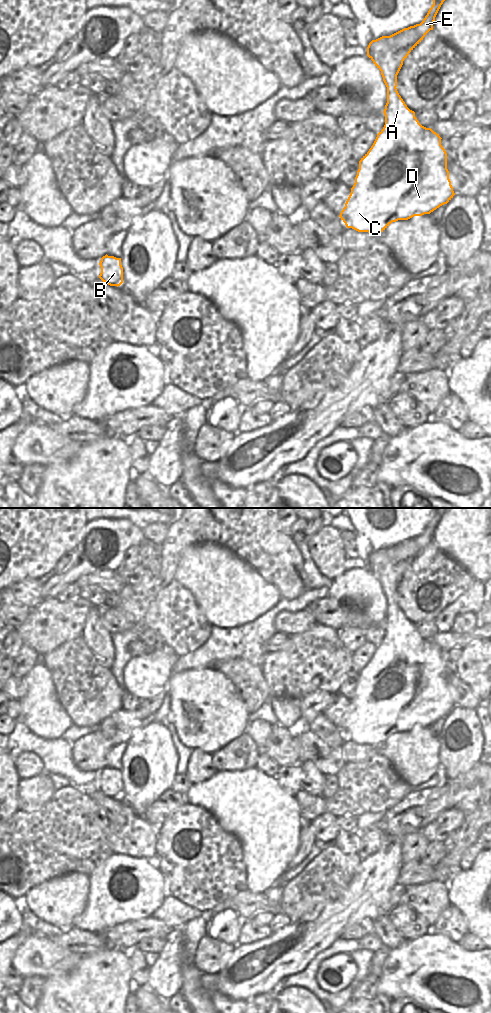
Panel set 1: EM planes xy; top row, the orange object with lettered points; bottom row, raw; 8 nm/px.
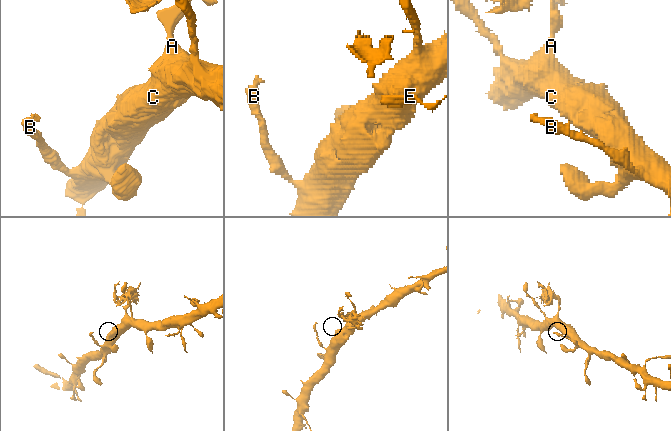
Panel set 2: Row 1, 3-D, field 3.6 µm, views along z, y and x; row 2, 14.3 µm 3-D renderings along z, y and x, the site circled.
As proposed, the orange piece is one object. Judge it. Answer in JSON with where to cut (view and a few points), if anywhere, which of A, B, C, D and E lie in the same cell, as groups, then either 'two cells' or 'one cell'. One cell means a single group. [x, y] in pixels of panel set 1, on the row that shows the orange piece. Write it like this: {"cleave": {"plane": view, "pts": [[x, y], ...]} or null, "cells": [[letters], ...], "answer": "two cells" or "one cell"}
{"cleave": {"plane": "xy", "pts": [[395, 86], [387, 88]]}, "cells": [["A", "B", "C", "D"], ["E"]], "answer": "two cells"}

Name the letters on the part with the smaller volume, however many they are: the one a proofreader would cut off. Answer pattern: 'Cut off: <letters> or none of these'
Cut off: E

